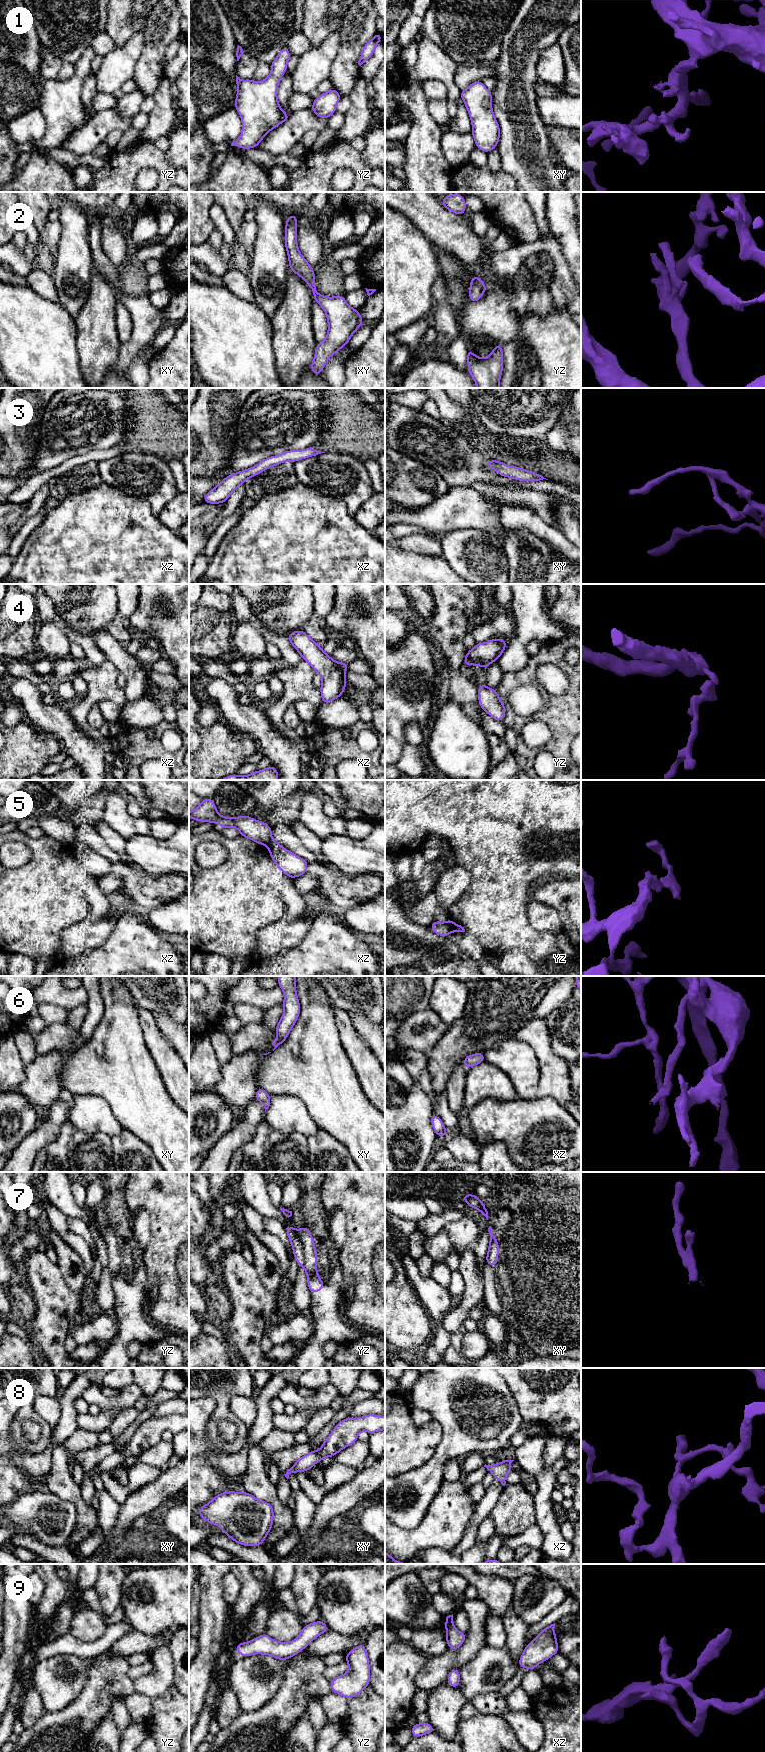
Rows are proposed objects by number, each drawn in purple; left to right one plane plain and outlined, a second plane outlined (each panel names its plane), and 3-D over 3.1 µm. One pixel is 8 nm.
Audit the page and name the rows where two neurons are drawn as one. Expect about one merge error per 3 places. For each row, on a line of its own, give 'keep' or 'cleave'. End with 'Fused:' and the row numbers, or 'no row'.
1: keep
2: keep
3: keep
4: keep
5: cleave
6: keep
7: cleave
8: keep
9: keep
Fused: 5, 7

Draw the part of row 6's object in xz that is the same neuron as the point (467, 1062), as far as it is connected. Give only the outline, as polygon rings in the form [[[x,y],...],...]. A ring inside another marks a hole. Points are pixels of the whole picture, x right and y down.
[[[478,1052],[475,1053],[473,1055],[468,1055],[464,1058],[462,1064],[466,1067],[466,1068],[470,1068],[474,1065],[478,1065],[480,1063],[485,1062],[485,1058],[483,1055],[483,1052]]]

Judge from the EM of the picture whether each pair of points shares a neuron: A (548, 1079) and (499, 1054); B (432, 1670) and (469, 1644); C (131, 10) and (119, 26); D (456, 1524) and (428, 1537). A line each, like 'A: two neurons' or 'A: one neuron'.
A: two neurons
B: one neuron
C: one neuron
D: one neuron

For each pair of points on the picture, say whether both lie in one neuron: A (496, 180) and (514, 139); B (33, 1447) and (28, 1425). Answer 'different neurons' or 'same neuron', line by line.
A: different neurons
B: different neurons

